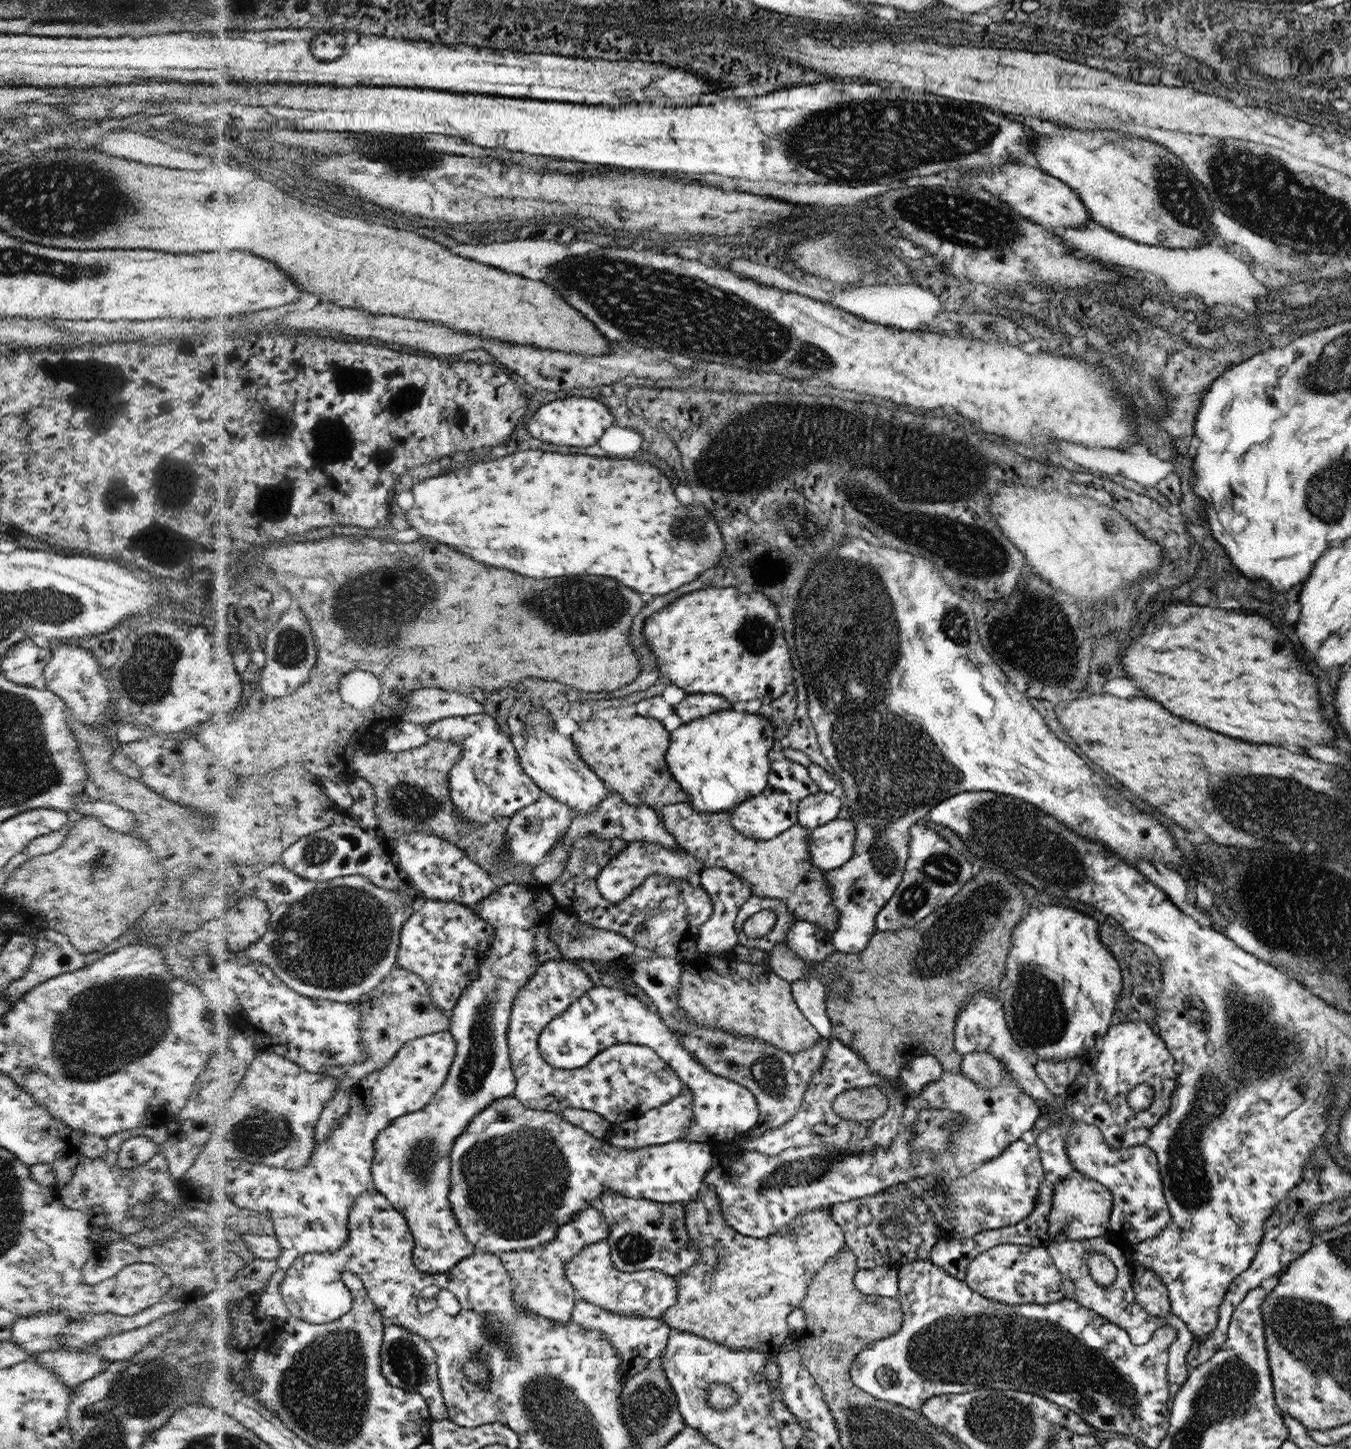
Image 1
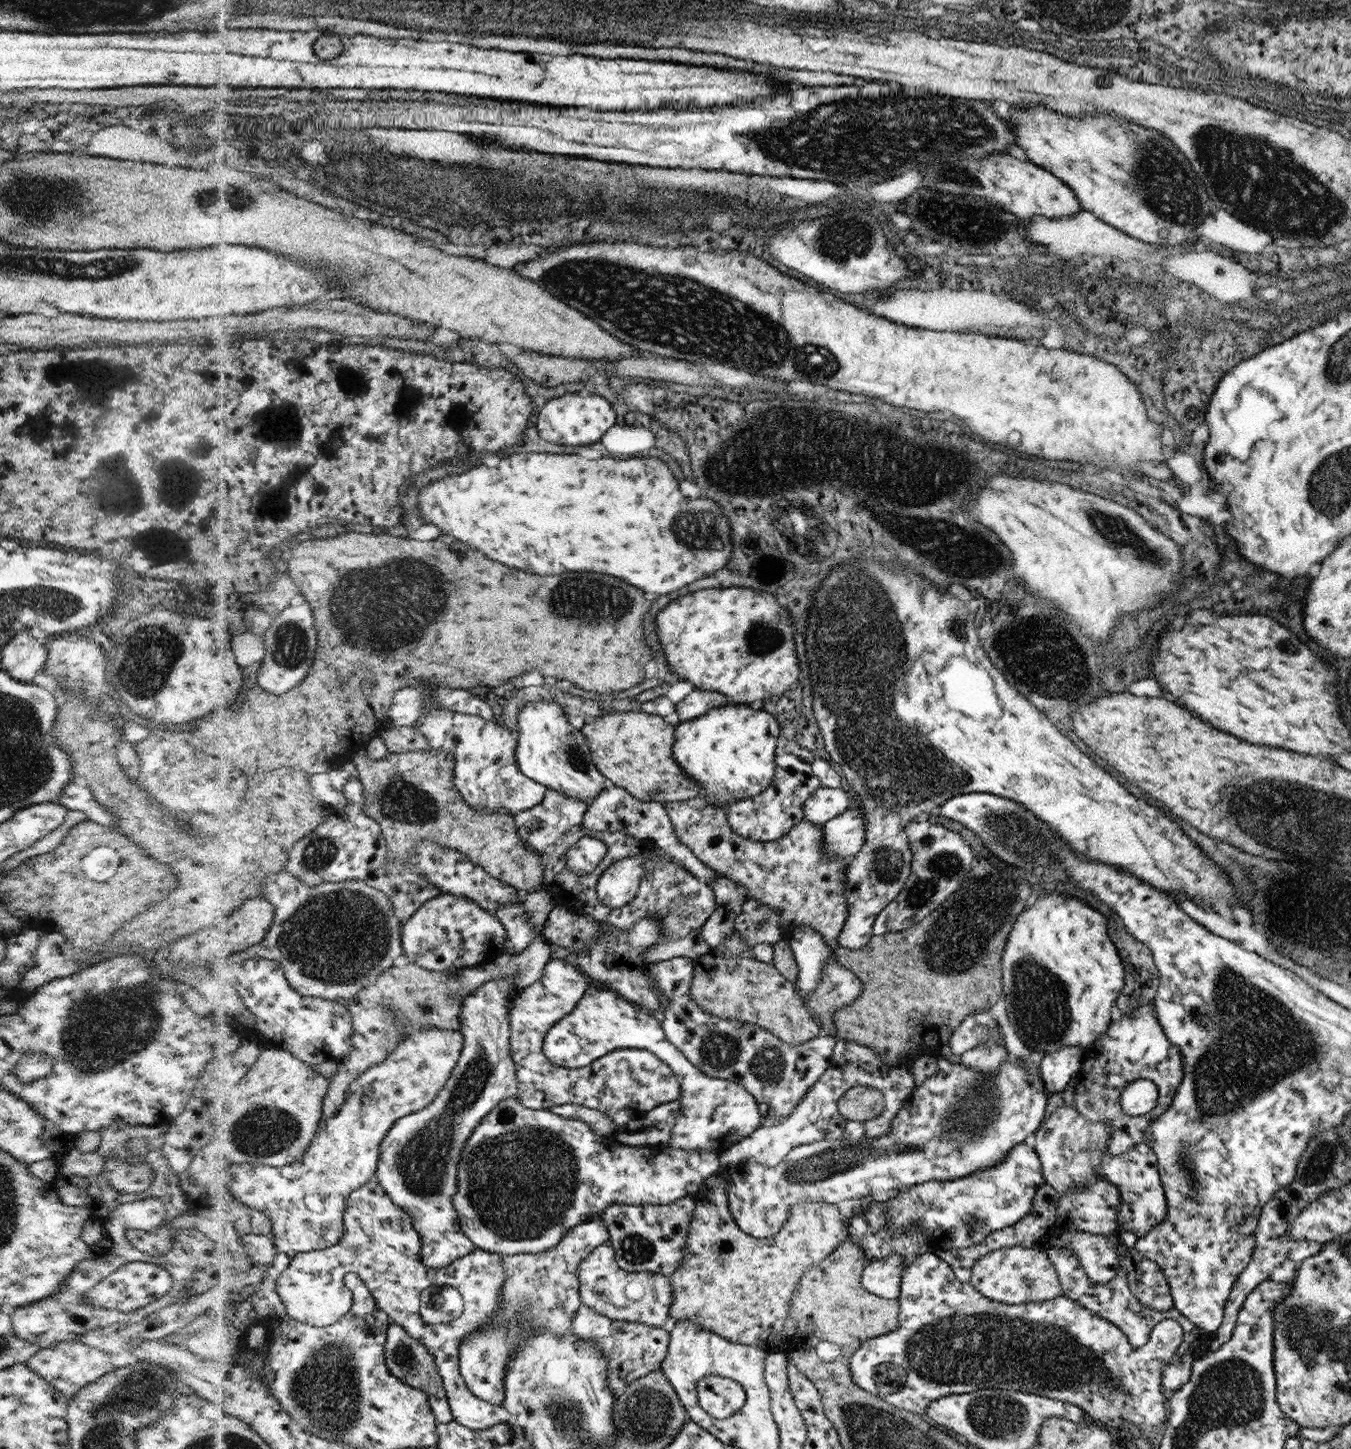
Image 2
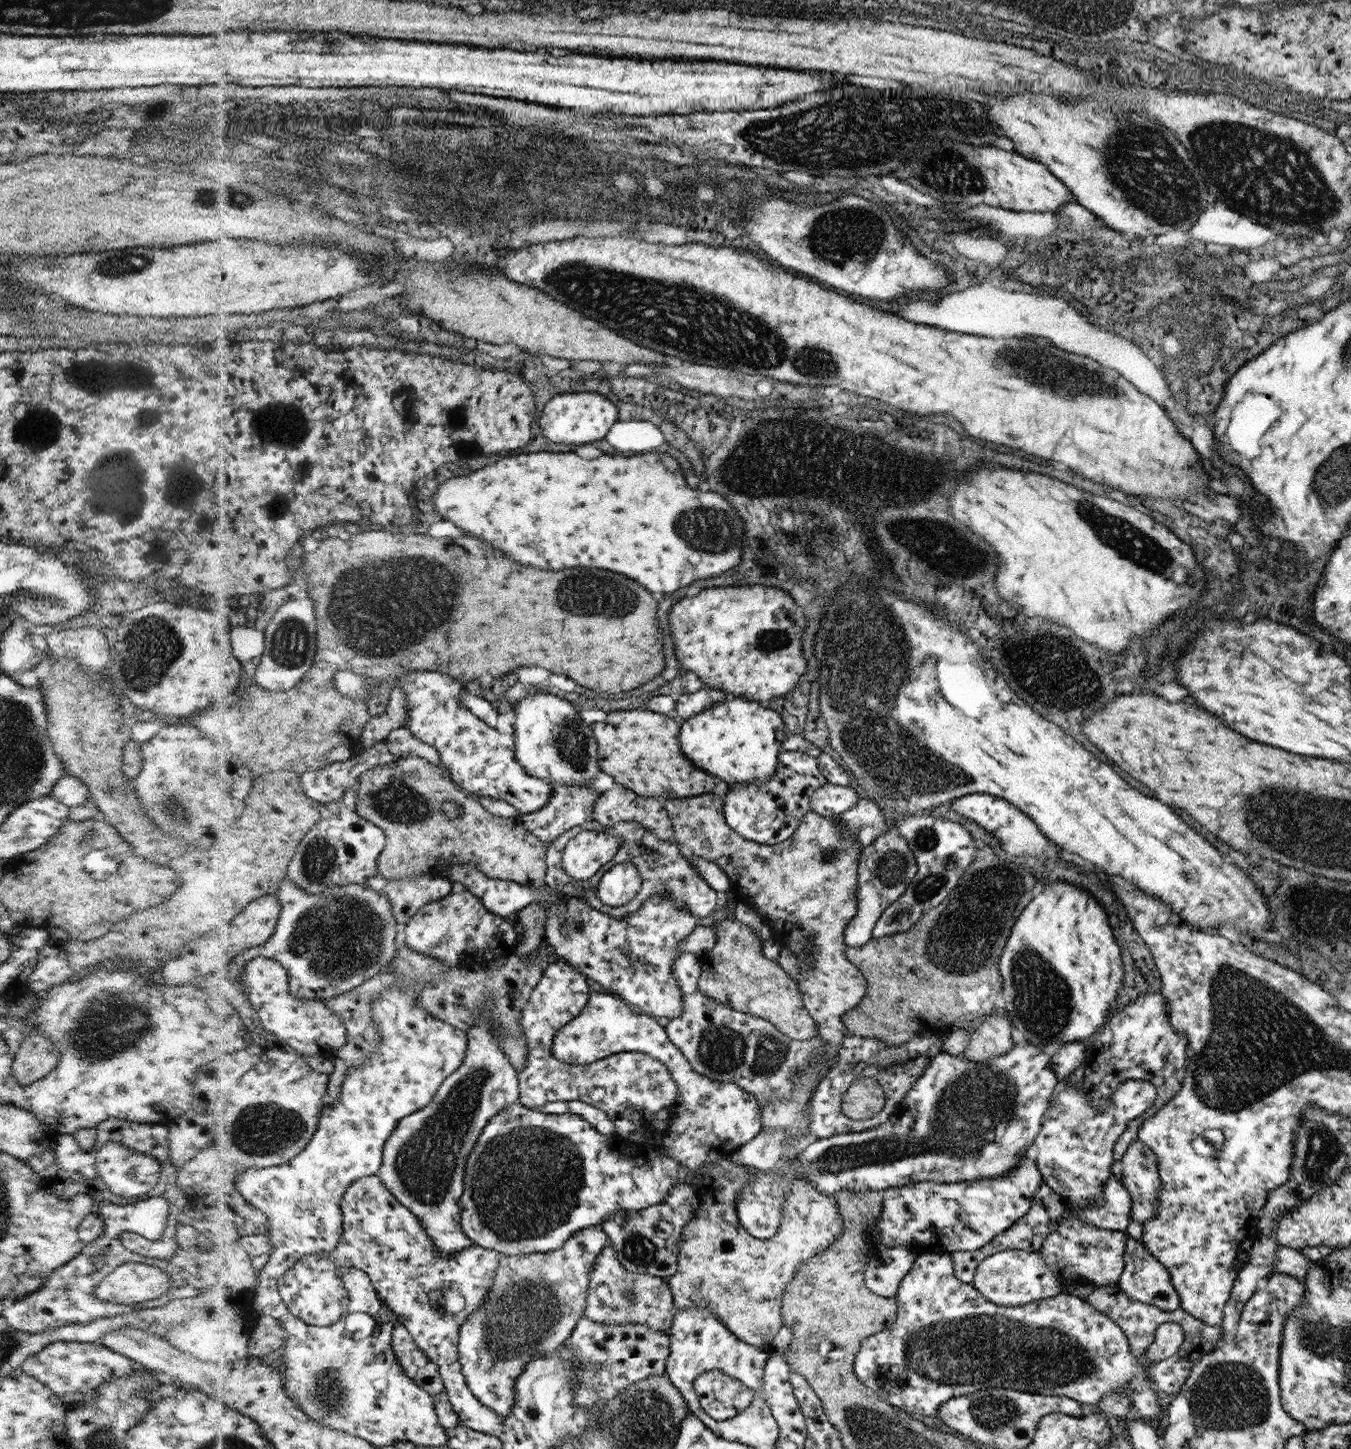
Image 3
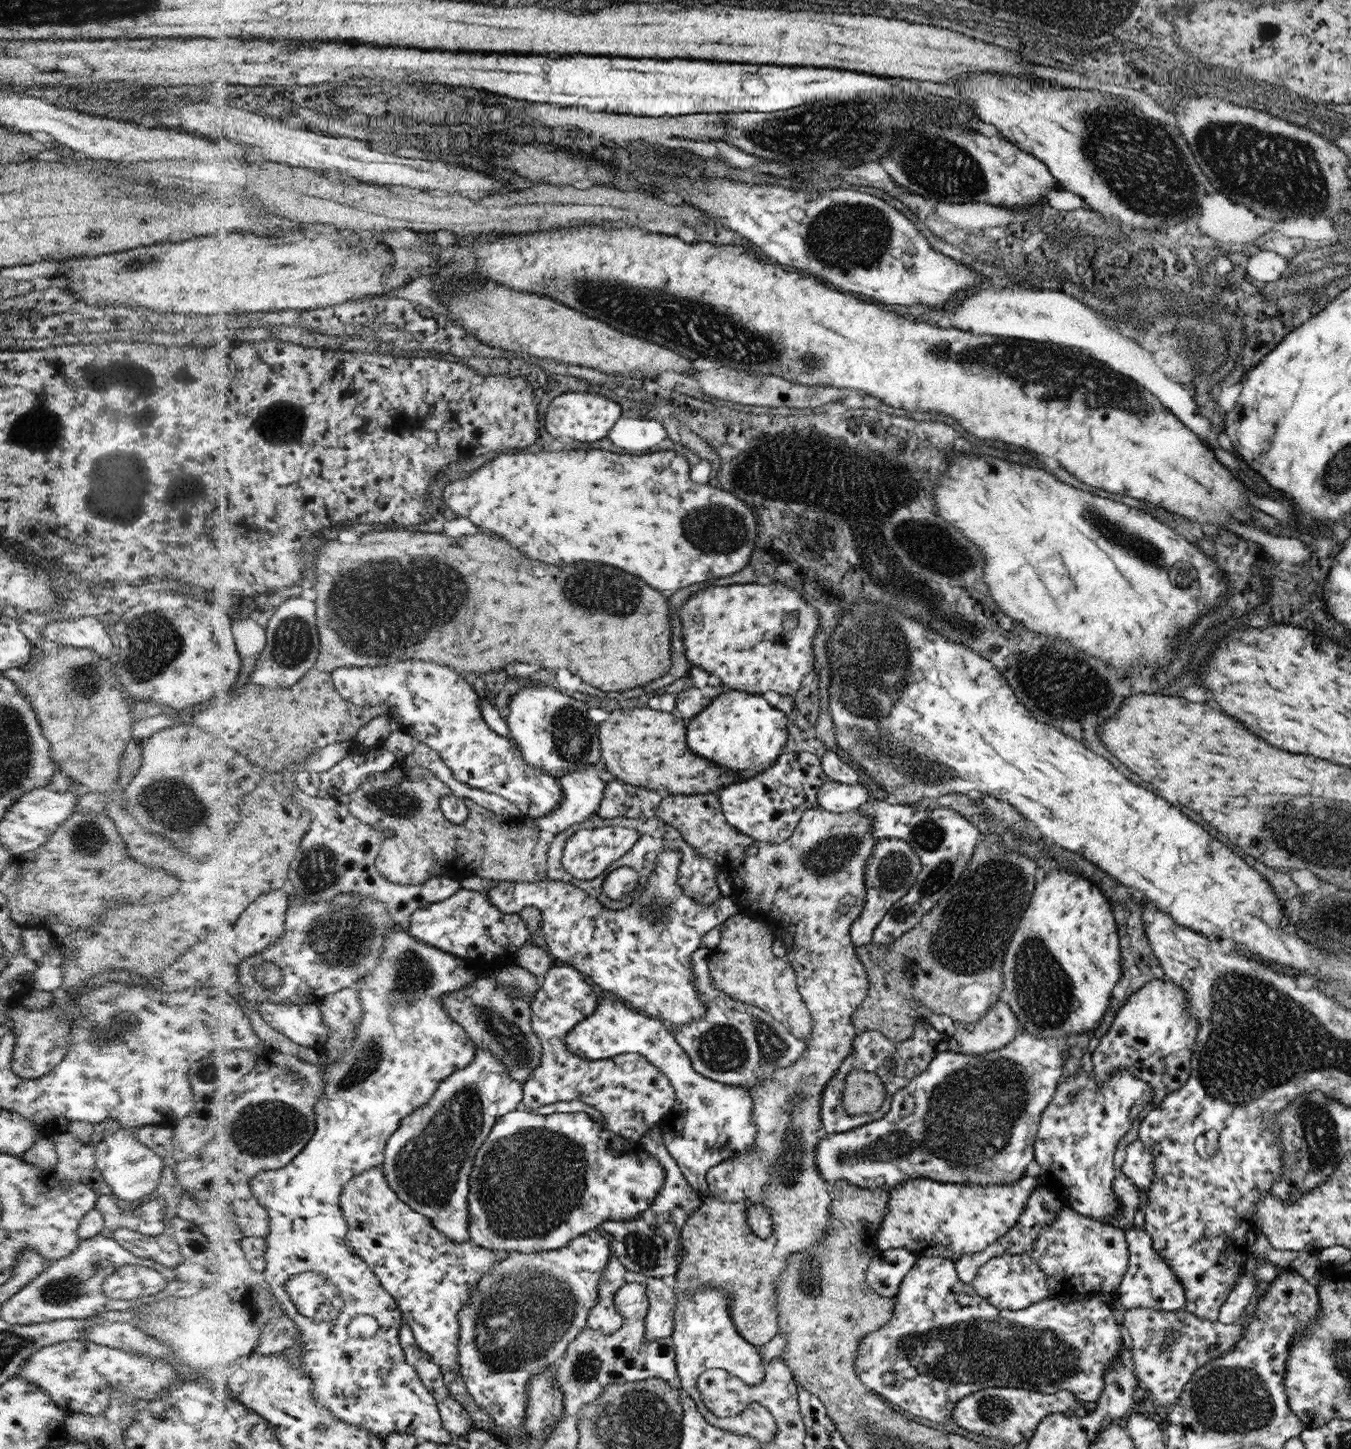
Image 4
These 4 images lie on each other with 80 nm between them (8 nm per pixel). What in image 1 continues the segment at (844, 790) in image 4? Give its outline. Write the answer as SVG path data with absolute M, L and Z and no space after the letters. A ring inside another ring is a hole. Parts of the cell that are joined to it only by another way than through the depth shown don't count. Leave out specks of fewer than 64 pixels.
M818 791L802 798L796 806L796 824L811 831L835 819L841 808L841 801L829 792Z

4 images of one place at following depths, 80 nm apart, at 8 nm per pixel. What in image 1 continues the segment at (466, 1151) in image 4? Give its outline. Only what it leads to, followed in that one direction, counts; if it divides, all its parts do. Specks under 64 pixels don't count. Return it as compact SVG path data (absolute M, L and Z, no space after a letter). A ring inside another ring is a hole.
M511 883L497 887L490 895L477 902L474 913L494 928L494 937L489 950L477 960L477 980L466 983L457 1006L451 1012L448 1031L457 1041L457 1050L446 1083L423 1110L395 1119L391 1126L380 1132L376 1140L373 1184L395 1209L406 1216L407 1224L415 1237L414 1263L423 1272L447 1272L476 1251L475 1246L466 1240L449 1201L453 1172L450 1154L456 1138L463 1134L467 1124L478 1112L497 1099L513 1096L517 1078L510 1065L509 1045L506 1043L510 1008L518 992L539 967L538 964L562 958L556 942L550 939L549 916L553 909L539 914L534 903L535 894L536 888L527 884Z

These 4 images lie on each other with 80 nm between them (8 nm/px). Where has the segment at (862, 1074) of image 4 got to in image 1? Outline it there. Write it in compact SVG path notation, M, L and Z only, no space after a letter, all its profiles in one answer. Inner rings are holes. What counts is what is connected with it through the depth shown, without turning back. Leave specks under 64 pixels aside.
M877 1086L851 1087L832 1100L832 1111L842 1119L870 1123L886 1114L890 1100L884 1088Z

